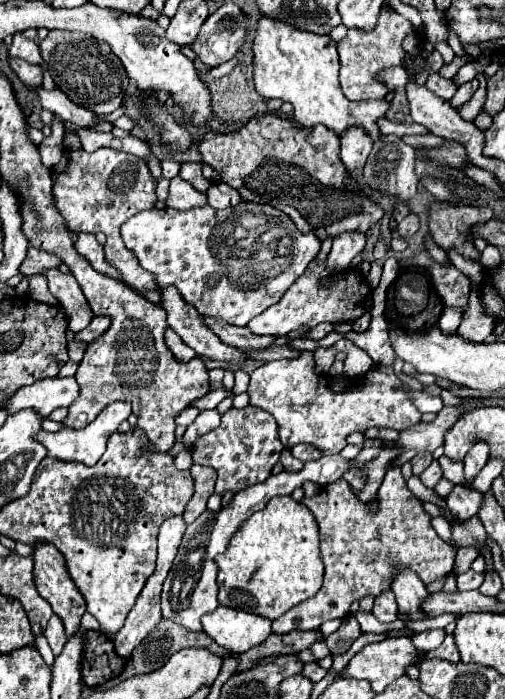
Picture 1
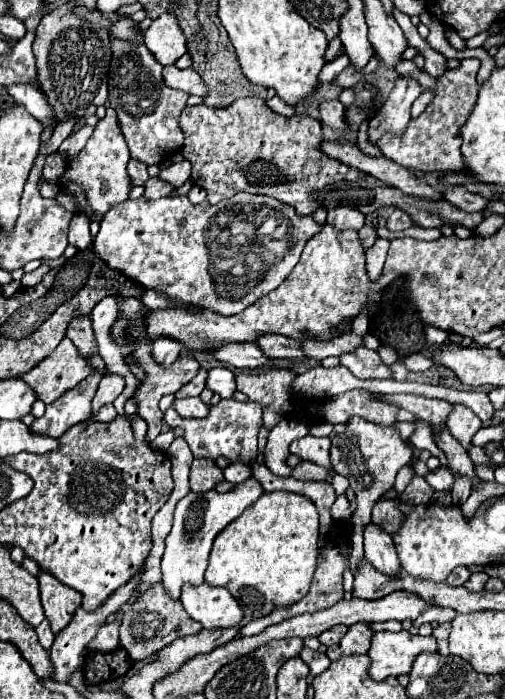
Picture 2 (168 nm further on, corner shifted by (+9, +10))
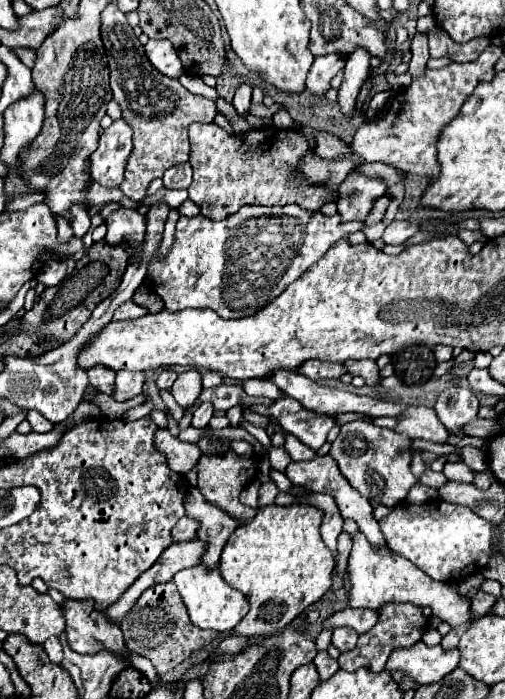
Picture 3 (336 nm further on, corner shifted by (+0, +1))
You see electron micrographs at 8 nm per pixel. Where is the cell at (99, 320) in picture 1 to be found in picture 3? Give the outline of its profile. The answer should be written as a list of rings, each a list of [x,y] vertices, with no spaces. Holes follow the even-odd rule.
[[[127,301],[125,305],[121,305],[119,309],[117,309],[117,313],[113,315],[113,319],[115,321],[123,321],[123,319],[137,319],[137,317],[143,317],[143,315],[147,315],[149,311],[145,309],[145,307],[141,307],[141,305],[137,305],[137,303],[133,303],[133,301]]]

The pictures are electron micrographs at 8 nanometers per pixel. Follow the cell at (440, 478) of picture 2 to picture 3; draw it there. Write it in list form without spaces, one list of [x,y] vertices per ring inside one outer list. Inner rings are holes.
[[[427,469],[427,471],[419,477],[419,483],[429,485],[429,487],[435,487],[435,489],[439,489],[445,481],[447,481],[447,477],[445,477],[443,473],[435,473],[435,471],[431,471],[431,469]]]

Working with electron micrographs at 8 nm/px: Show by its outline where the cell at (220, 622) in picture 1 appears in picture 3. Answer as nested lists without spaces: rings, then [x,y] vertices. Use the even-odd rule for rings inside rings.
[[[197,565],[197,567],[191,567],[191,569],[183,569],[181,573],[177,573],[173,577],[173,583],[177,585],[177,589],[183,597],[183,603],[189,611],[191,623],[201,627],[201,629],[213,629],[213,631],[219,631],[219,633],[227,633],[227,631],[235,629],[235,625],[249,611],[249,603],[247,603],[245,595],[223,581],[219,567],[209,569],[205,565]]]

